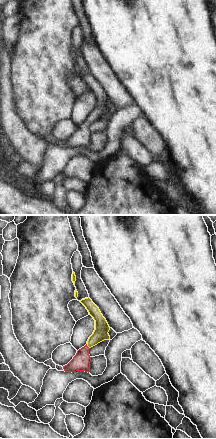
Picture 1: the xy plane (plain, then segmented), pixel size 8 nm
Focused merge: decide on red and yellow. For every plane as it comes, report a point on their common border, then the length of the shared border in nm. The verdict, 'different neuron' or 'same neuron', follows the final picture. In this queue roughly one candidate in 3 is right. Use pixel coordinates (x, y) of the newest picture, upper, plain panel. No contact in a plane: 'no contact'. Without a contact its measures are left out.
(87, 122) | 50 nm

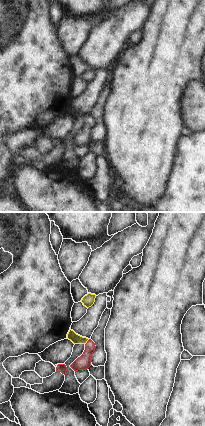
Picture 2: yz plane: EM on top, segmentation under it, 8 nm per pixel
(87, 118) | 60 nm

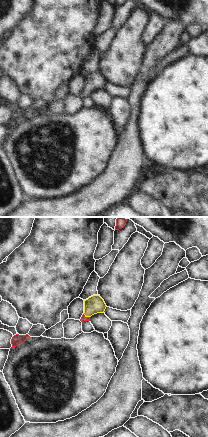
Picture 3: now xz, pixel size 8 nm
(86, 93) | 70 nm

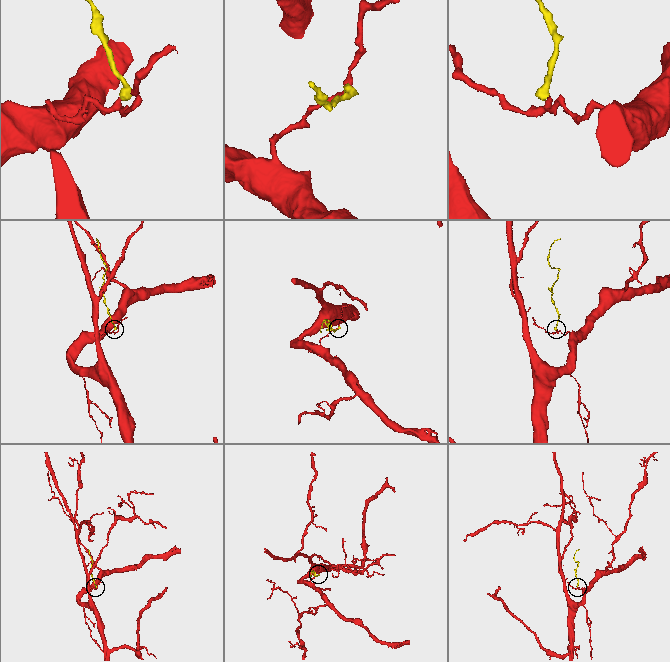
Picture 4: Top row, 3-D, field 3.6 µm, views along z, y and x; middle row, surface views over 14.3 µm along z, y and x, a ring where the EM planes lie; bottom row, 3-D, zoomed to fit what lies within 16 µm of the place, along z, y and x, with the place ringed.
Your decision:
same neuron

